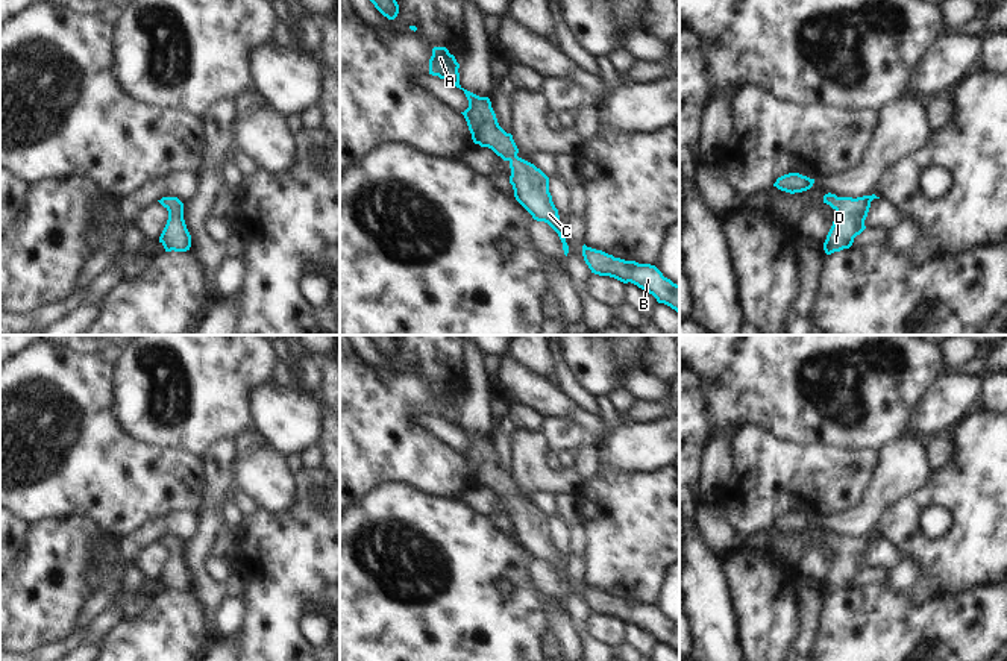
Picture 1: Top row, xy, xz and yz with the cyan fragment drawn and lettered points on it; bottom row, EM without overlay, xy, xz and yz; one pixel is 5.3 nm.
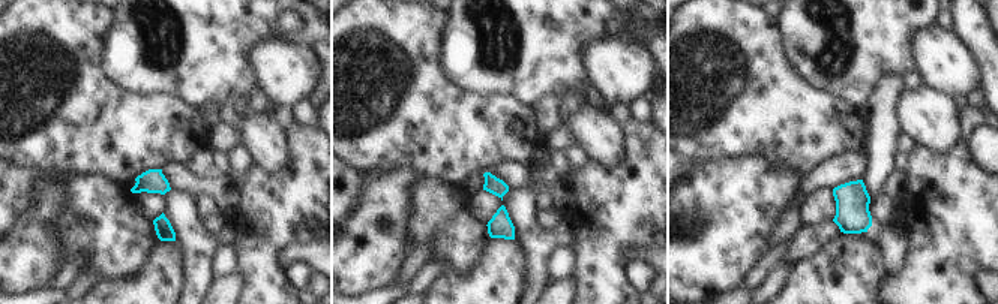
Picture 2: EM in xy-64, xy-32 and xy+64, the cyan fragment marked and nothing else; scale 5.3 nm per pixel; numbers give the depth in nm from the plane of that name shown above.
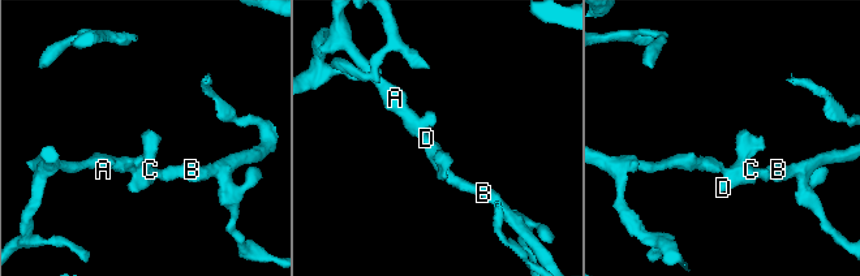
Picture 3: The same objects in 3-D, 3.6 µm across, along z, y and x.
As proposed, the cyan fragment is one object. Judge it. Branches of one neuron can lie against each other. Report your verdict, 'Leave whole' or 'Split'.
Leave whole.

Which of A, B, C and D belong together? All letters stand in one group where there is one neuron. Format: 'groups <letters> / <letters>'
groups A B C D

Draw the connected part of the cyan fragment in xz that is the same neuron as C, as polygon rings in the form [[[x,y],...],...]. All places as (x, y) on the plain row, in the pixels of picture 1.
[[[434,387],[434,388],[432,388],[432,396],[431,396],[431,399],[429,399],[429,414],[438,415],[440,418],[444,418],[444,420],[447,420],[449,423],[452,423],[452,424],[455,424],[456,428],[460,428],[460,429],[464,431],[464,434],[466,434],[466,437],[467,437],[467,440],[469,440],[469,447],[467,447],[464,452],[461,452],[461,453],[464,455],[464,458],[466,458],[466,461],[467,461],[467,465],[469,465],[469,470],[470,470],[470,473],[472,473],[473,482],[475,482],[475,484],[479,484],[481,487],[488,487],[488,488],[491,488],[497,496],[500,496],[504,500],[508,500],[508,502],[510,502],[510,508],[511,508],[510,523],[513,525],[516,540],[532,555],[534,559],[547,562],[547,564],[558,573],[558,576],[560,576],[560,579],[561,579],[561,582],[563,582],[564,594],[567,596],[567,593],[569,593],[569,585],[567,585],[567,582],[566,582],[566,565],[560,562],[558,549],[555,547],[555,544],[554,544],[554,541],[552,541],[552,535],[551,535],[551,532],[549,532],[549,517],[547,517],[540,508],[537,508],[534,503],[531,503],[531,502],[528,502],[528,500],[525,500],[525,499],[522,499],[522,497],[517,496],[519,488],[517,488],[517,485],[516,485],[516,482],[514,482],[514,479],[513,479],[513,475],[511,475],[511,473],[507,473],[507,471],[499,465],[497,458],[496,458],[496,453],[494,453],[494,450],[493,450],[493,447],[491,447],[490,438],[488,438],[488,437],[479,437],[479,435],[476,435],[476,434],[473,434],[473,432],[464,429],[464,428],[460,424],[460,412],[458,412],[458,408],[460,408],[460,403],[456,402],[455,396],[449,393],[449,390],[447,390],[446,387]]]

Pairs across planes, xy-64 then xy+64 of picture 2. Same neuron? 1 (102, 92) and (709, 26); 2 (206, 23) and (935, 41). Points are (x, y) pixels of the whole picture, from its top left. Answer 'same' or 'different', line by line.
1: same
2: different

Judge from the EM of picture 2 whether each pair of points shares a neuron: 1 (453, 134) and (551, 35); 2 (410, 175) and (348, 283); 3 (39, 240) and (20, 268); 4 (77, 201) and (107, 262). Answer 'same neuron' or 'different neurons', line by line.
1: different neurons
2: same neuron
3: same neuron
4: same neuron

